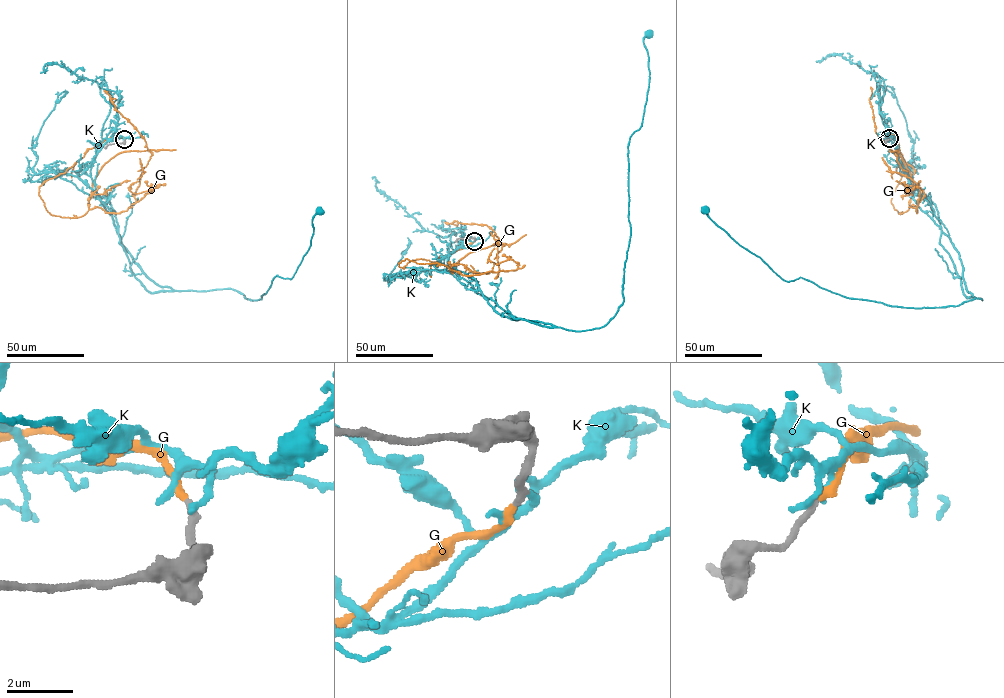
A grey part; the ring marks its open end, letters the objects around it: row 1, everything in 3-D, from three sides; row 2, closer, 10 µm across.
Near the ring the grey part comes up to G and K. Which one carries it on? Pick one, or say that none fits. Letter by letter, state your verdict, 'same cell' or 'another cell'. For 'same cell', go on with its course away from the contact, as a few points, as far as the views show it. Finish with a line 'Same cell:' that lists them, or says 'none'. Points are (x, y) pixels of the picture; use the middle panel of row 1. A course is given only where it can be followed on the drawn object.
G: same cell; it runs (474, 241), (399, 267), (406, 258), (452, 272), (472, 252), (501, 243), (486, 225), (444, 222)
K: another cell
Same cell: G

